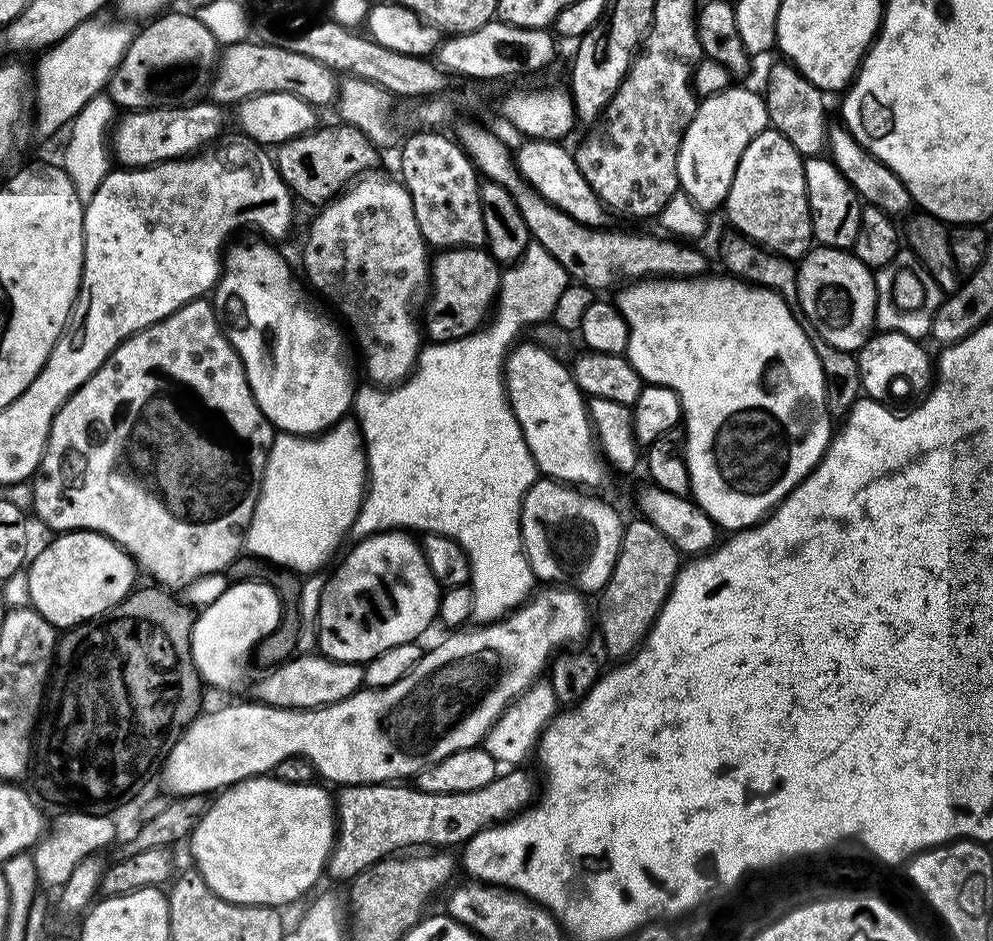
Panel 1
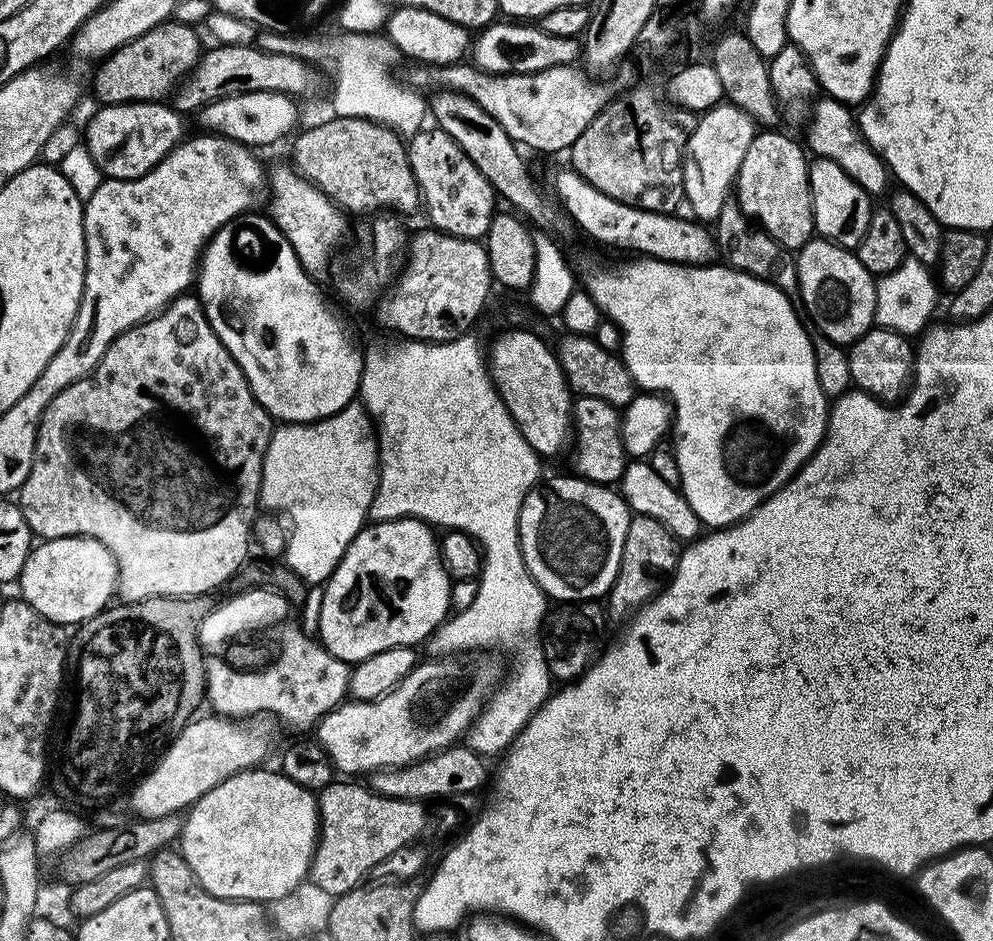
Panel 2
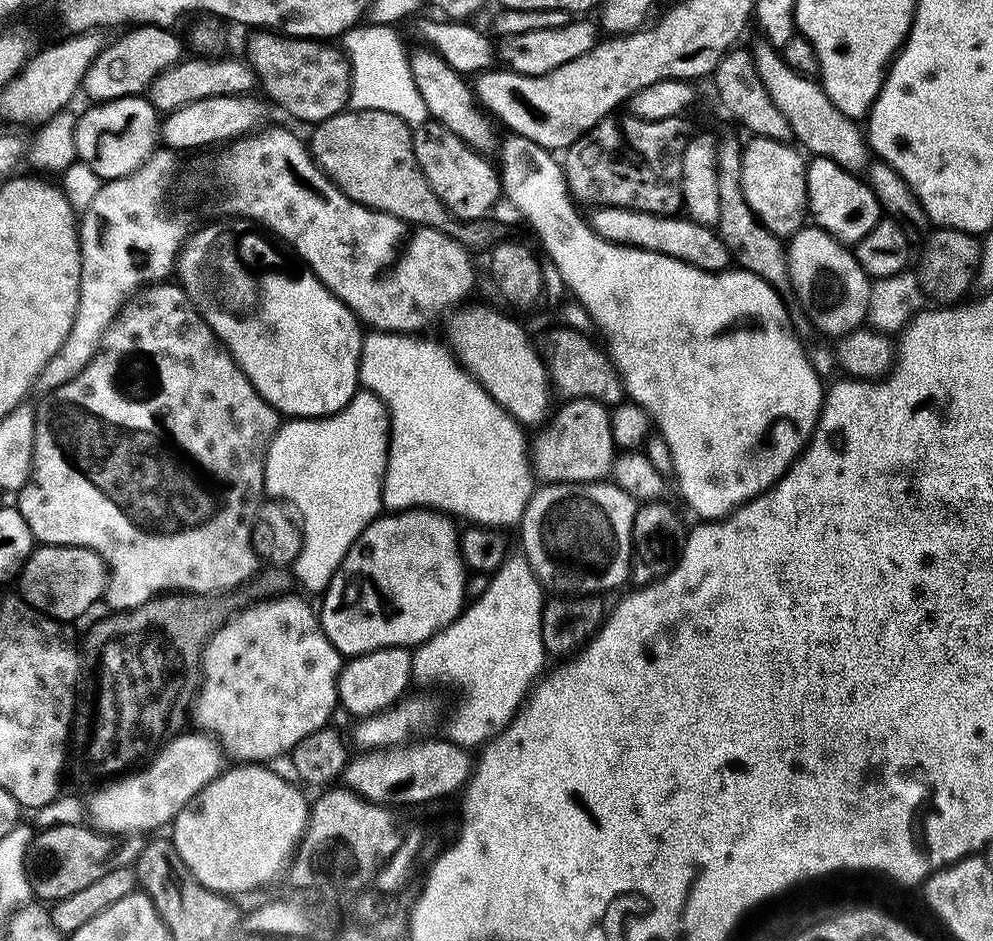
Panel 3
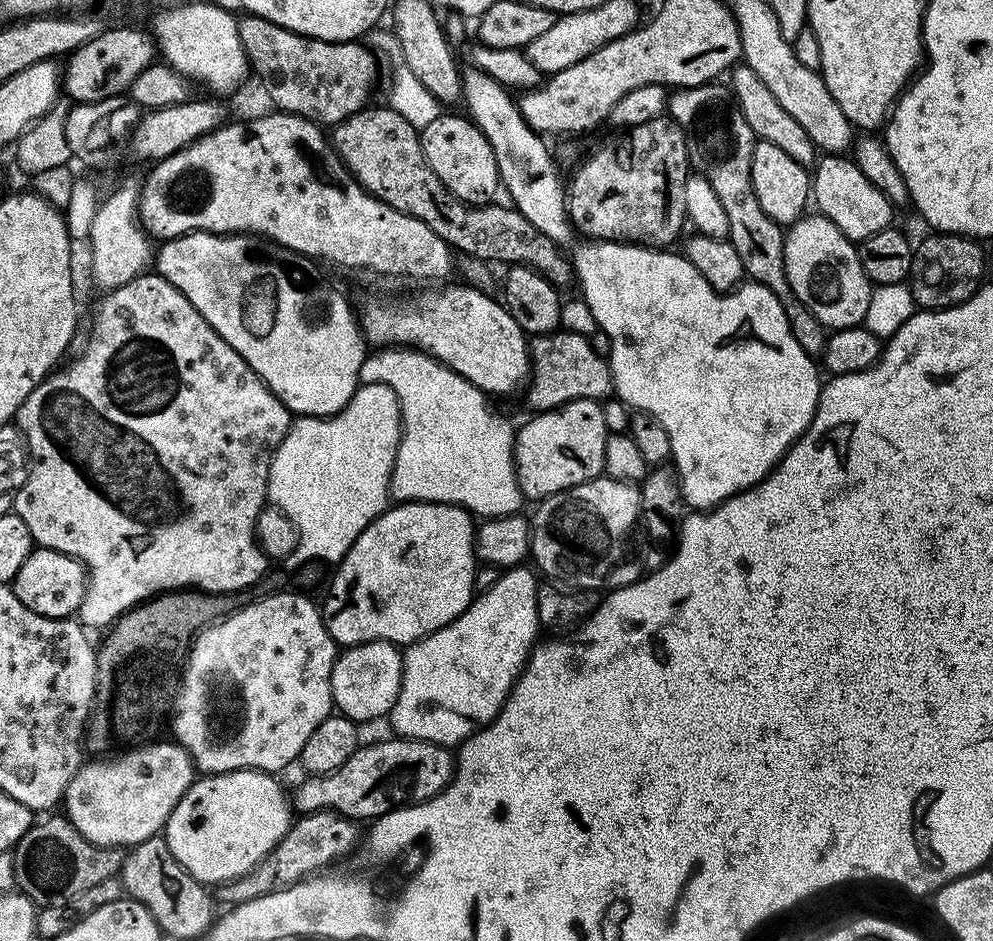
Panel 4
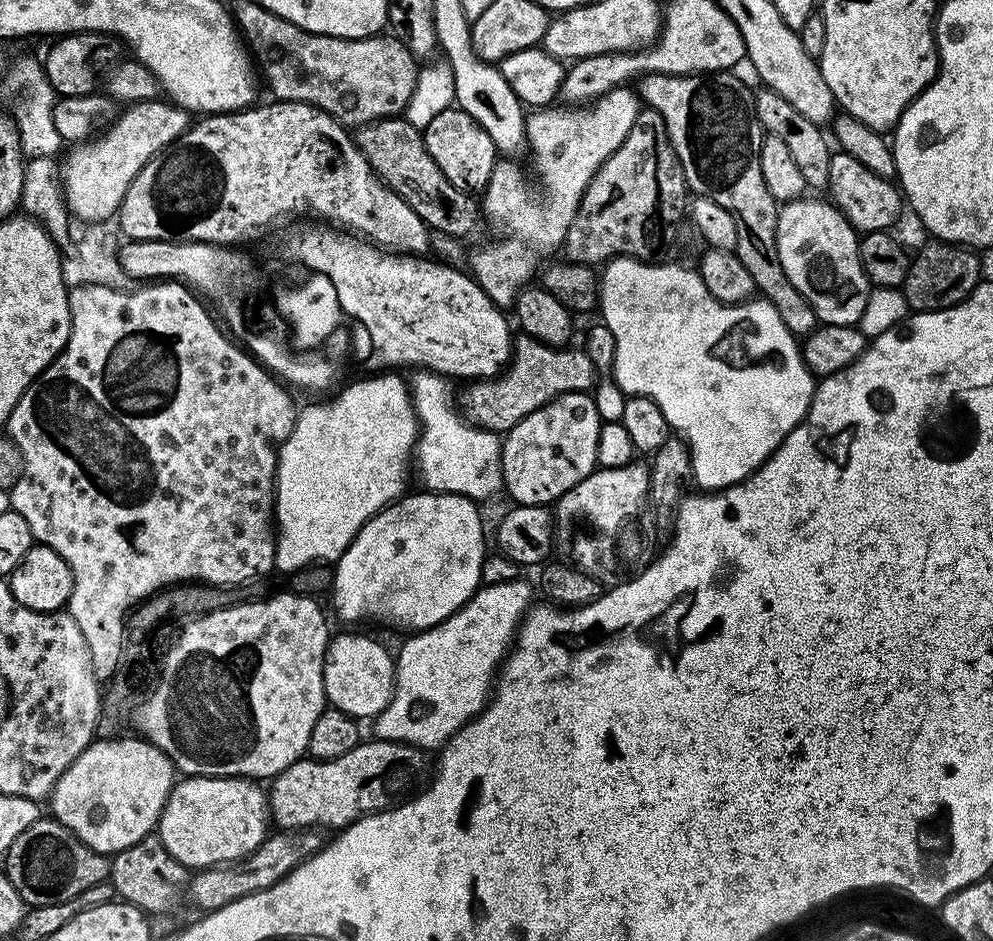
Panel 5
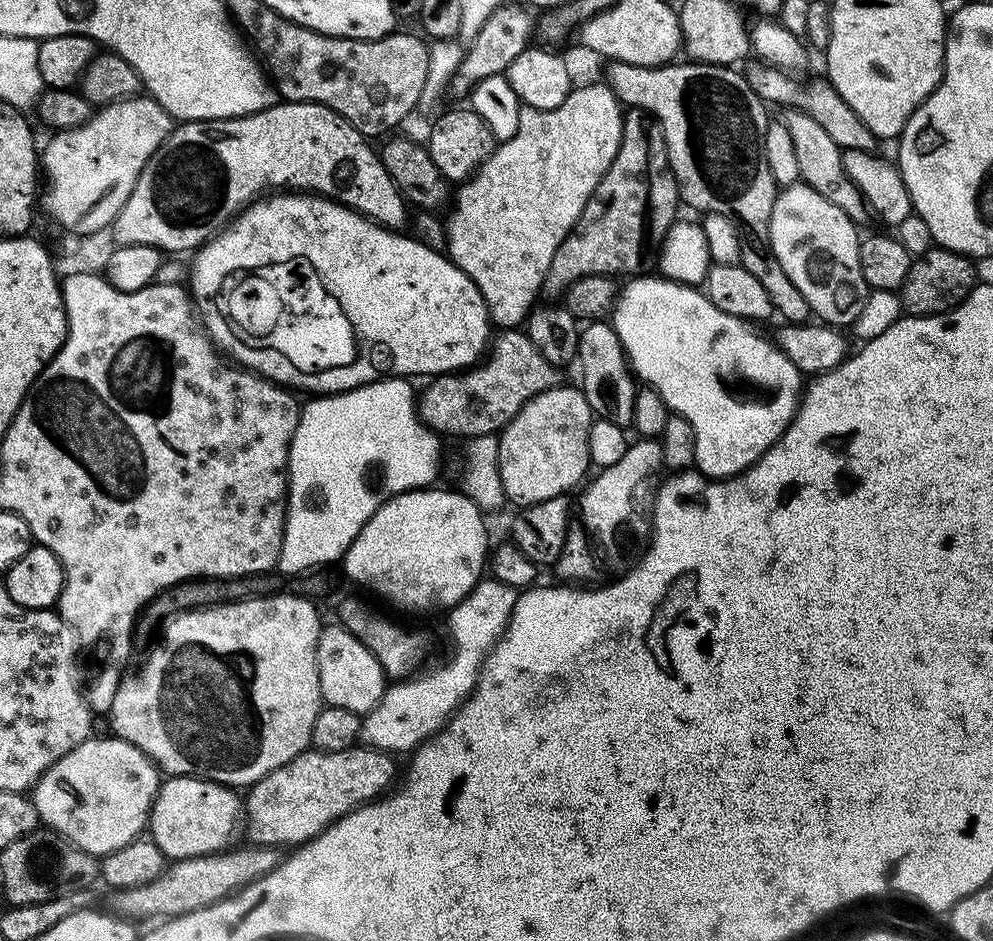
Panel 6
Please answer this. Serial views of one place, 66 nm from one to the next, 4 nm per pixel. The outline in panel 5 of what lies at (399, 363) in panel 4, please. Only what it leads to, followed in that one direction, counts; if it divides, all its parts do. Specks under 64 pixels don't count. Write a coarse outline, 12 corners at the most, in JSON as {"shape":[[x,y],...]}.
{"shape":[[434,372],[410,380],[414,468],[430,492],[501,495],[501,437]]}

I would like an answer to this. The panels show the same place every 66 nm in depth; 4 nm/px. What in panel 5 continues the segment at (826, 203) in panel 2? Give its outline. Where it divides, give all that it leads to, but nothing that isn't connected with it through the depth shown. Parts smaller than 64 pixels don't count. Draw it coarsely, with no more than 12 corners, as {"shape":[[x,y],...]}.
{"shape":[[839,150],[826,192],[860,234],[906,208],[892,180]]}

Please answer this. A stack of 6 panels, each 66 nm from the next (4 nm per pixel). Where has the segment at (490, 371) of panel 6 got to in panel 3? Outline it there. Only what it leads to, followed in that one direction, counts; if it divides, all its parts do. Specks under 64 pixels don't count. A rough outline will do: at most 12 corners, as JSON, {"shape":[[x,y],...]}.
{"shape":[[587,332],[544,336],[549,381],[564,400],[625,399],[616,364]]}

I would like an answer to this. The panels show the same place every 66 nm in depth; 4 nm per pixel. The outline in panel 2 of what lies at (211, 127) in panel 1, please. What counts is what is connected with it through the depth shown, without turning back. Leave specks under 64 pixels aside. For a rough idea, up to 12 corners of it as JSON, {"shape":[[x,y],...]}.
{"shape":[[168,102],[106,104],[82,144],[109,180],[142,178],[185,139]]}

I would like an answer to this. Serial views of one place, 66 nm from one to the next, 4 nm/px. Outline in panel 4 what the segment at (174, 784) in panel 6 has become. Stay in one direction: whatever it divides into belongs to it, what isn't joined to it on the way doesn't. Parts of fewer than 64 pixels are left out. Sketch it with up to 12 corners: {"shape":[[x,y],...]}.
{"shape":[[204,774],[164,823],[199,884],[254,870],[292,825],[275,775]]}

